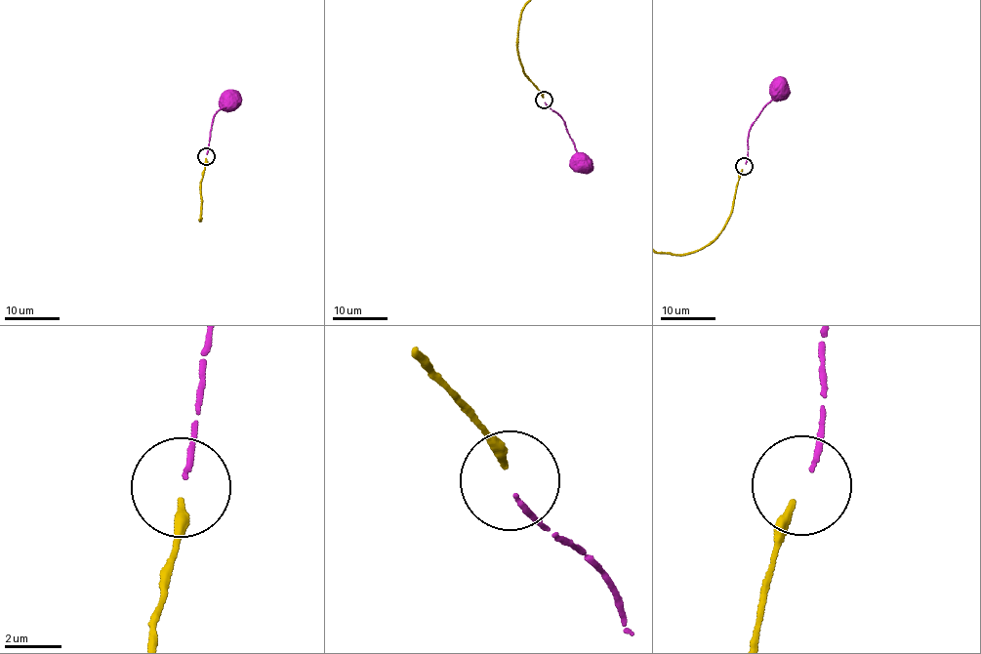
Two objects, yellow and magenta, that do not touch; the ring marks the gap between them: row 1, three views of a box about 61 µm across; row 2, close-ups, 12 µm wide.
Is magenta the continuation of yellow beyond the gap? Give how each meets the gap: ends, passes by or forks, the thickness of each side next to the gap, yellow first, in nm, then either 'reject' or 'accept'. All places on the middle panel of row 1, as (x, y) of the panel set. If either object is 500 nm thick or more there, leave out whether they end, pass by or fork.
yellow ends; magenta ends; calibres 260 and 180 nm; accept

